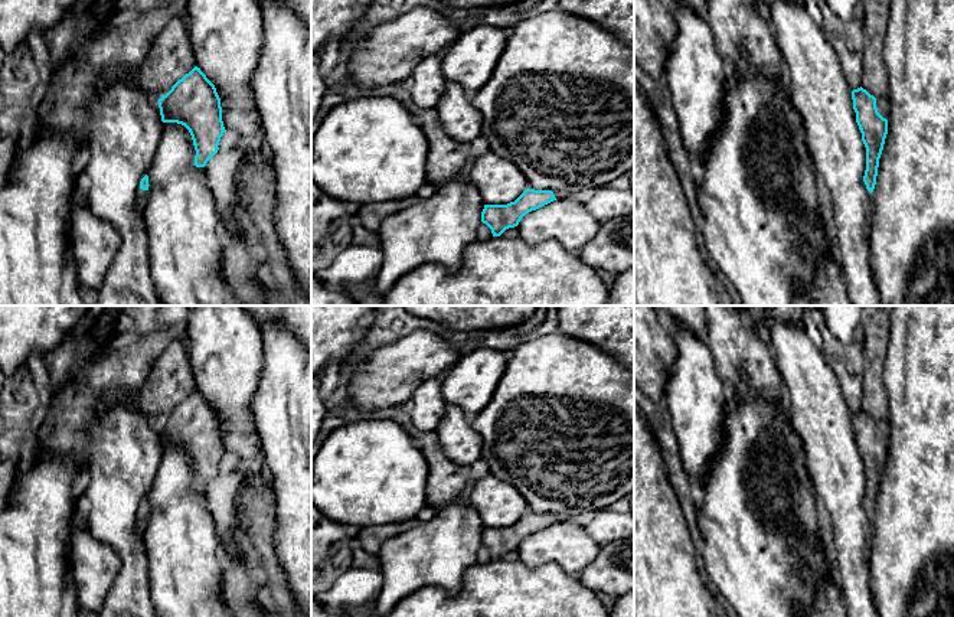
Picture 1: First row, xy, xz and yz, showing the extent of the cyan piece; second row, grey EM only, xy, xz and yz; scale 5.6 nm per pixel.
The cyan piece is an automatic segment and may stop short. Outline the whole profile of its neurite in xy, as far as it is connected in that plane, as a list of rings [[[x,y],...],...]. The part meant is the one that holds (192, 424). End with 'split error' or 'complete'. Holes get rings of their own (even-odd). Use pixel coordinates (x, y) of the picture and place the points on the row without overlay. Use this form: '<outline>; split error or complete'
[[[195,389],[159,422],[159,431],[163,445],[177,445],[189,453],[196,473],[195,489],[205,490],[226,456],[215,408]]]; complete

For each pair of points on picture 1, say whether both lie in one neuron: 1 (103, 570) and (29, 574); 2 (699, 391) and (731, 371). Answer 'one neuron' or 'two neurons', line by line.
1: two neurons
2: two neurons

